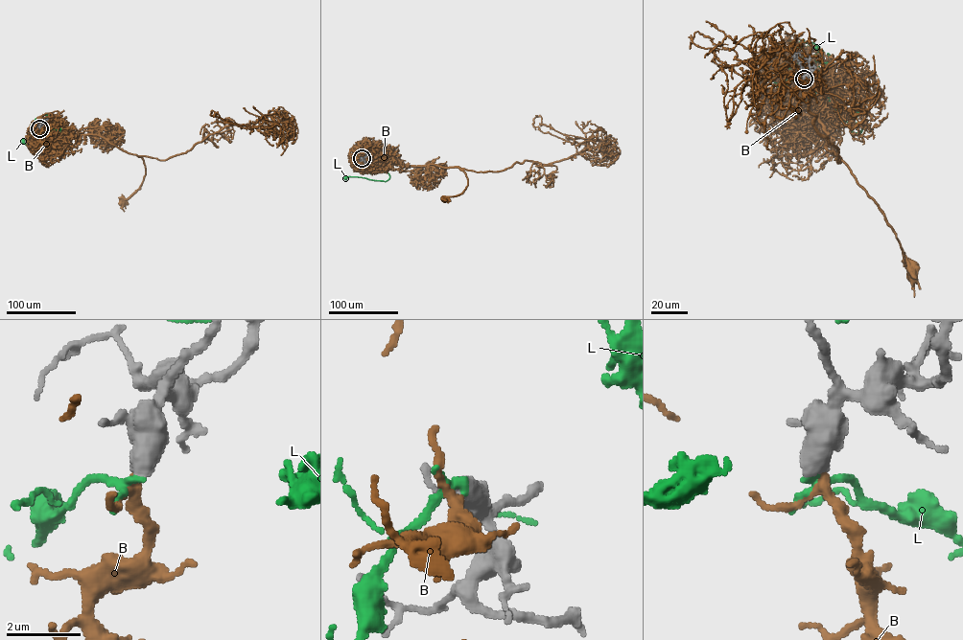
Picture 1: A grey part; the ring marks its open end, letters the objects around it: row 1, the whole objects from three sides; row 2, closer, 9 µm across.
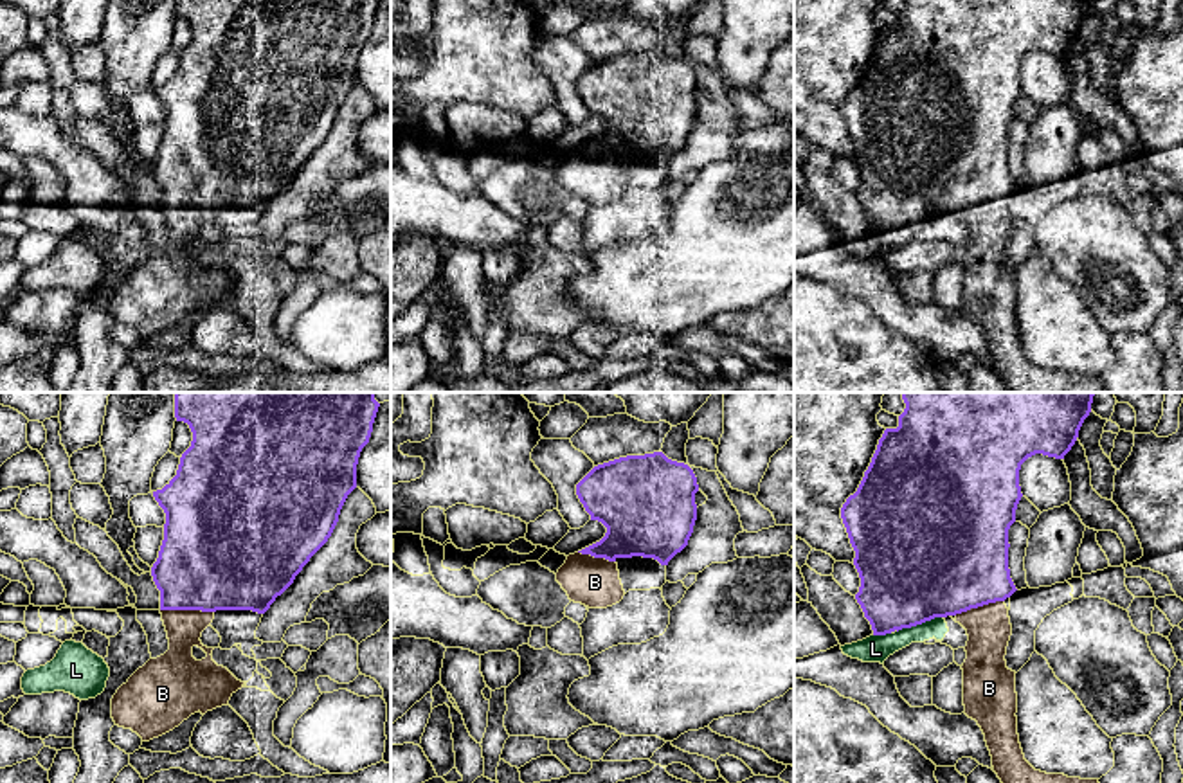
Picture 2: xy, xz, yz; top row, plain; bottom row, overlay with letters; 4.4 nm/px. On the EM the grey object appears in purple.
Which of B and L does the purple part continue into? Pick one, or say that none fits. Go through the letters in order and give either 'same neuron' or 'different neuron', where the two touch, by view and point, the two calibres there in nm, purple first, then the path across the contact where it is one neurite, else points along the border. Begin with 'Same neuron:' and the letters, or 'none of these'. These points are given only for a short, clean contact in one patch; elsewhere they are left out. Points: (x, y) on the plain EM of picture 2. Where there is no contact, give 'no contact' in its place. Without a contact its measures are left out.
Same neuron: B
B: same neuron | xy (188, 206) | 460/160 nm | across xy (211, 155), (195, 175), (188, 206), (184, 225)
L: different neuron | yz (919, 220) | 480/130 nm | along yz (942, 213), (903, 224), (897, 229)

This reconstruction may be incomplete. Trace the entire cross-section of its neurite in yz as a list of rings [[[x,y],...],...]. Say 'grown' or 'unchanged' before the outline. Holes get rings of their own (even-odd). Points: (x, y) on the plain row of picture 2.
grown; [[[906,0],[899,23],[884,27],[857,88],[841,104],[861,175],[855,196],[873,232],[947,212],[967,227],[967,256],[962,263],[965,311],[981,324],[994,369],[1014,392],[1107,392],[1098,376],[1046,371],[1025,356],[1017,331],[1016,268],[1005,257],[1012,232],[1005,196],[1017,187],[1008,166],[1008,126],[1023,94],[1021,61],[1035,50],[1064,56],[1089,9],[1091,0]]]

